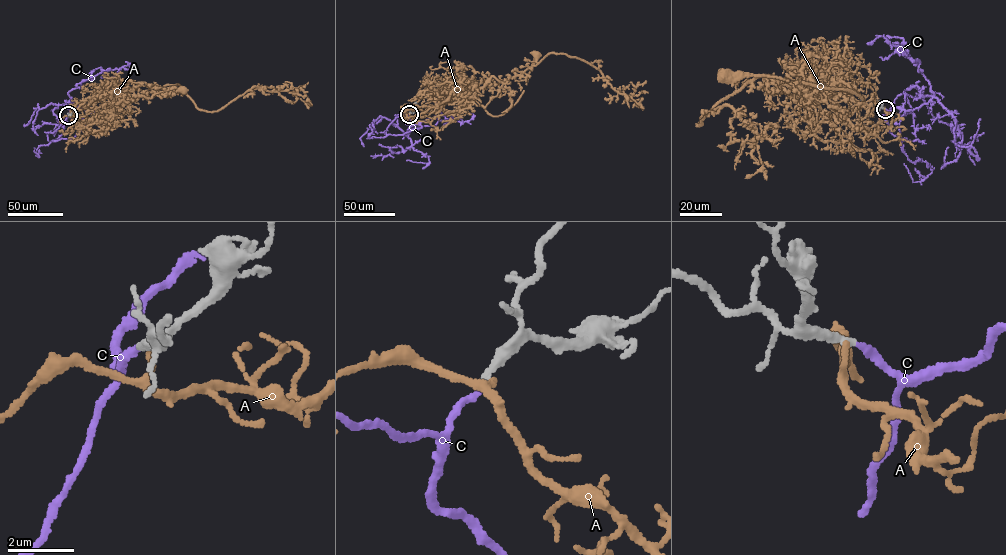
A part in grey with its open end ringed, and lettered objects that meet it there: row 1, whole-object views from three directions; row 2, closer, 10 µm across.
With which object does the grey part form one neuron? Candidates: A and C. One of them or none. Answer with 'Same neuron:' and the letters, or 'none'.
Same neuron: C

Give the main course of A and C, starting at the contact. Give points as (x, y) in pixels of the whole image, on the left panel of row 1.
A: (68, 115), (114, 118), (118, 114), (116, 96), (120, 93), (151, 98), (175, 87), (186, 95), (183, 89)
C: (68, 115), (73, 111), (69, 107), (69, 91), (92, 79), (102, 69), (126, 66), (125, 61)

